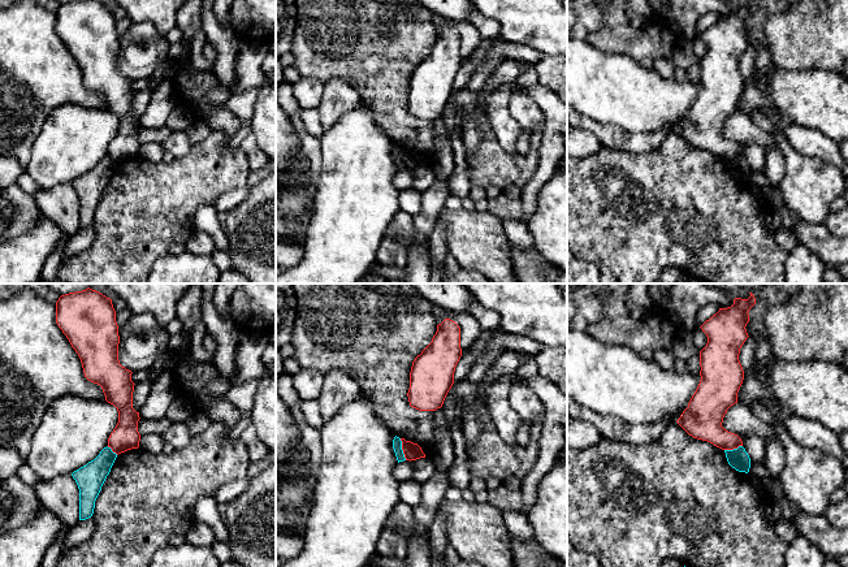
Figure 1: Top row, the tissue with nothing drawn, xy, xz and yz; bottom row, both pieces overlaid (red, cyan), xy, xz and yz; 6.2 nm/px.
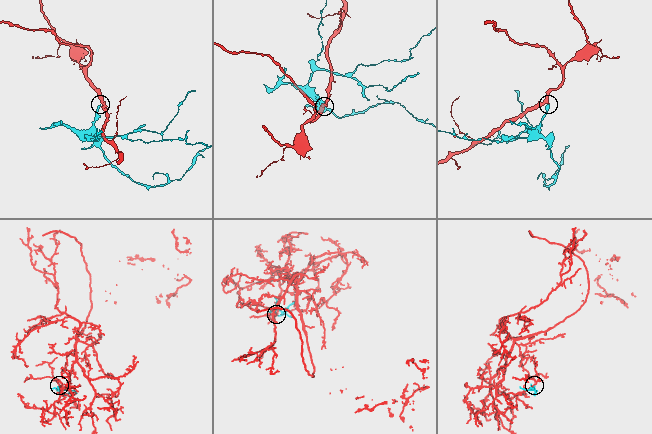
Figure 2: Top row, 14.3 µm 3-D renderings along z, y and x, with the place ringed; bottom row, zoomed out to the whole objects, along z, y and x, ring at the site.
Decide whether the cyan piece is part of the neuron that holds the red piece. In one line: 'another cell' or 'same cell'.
another cell

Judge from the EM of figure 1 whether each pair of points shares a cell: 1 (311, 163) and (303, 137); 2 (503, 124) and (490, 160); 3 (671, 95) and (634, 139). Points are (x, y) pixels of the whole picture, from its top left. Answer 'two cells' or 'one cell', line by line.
1: one cell
2: two cells
3: two cells

